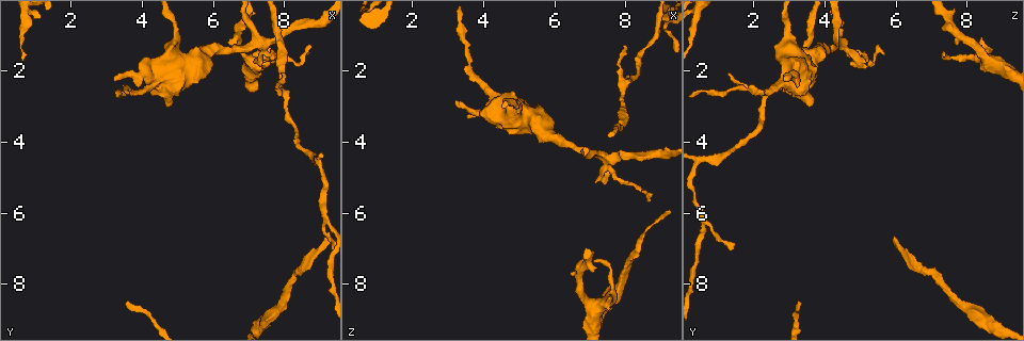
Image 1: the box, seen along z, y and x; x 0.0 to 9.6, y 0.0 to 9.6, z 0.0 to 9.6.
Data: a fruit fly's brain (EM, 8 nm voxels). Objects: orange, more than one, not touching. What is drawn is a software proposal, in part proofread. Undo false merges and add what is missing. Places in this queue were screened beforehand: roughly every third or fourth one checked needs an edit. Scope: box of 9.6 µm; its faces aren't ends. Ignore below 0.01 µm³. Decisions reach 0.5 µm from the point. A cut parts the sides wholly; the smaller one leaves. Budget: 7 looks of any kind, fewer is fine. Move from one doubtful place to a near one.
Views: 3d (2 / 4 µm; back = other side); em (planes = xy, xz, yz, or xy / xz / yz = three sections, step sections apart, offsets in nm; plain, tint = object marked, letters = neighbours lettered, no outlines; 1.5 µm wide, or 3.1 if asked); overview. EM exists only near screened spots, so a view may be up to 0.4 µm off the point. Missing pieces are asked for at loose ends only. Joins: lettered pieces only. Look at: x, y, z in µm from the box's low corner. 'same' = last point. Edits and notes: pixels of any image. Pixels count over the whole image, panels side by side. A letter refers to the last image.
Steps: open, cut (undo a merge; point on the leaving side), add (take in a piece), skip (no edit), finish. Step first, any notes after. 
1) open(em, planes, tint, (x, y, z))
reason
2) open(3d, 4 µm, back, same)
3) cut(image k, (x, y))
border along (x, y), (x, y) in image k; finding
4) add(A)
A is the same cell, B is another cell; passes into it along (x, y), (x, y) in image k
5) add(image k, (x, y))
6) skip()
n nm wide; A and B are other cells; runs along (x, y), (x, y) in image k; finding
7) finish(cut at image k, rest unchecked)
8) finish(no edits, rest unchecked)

open(em, yz, step 8, tint, (4.90, 1.05, 2.90))
sudden change in width

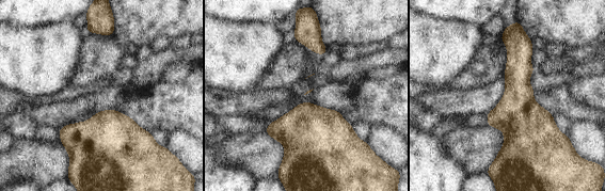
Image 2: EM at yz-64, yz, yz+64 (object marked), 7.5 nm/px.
open(em, planes, letters, same)
another direction

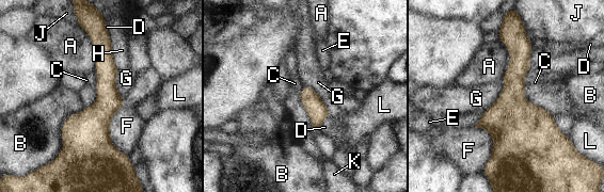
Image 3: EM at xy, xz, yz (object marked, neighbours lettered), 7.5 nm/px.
skip()
150 nm wide; A, B, C, D, E, F, G, H, J, K and L are other cells; one neuron here

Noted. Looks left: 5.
open(em, yz, step 8, letters, (7.60, 1.65, 8.00))
thick turns thin

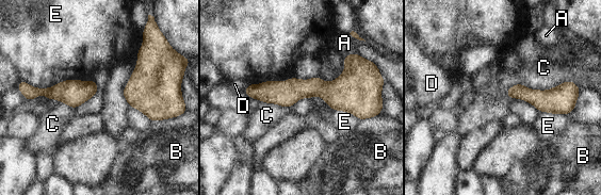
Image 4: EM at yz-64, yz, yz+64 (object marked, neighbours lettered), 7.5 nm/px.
skip()
110 nm wide; A, B, C, D and E are other cells; border along (580, 90), (505, 96) in image 4; all the same neuron

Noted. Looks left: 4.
open(em, xz, step 8, tint, (8.00, 2.65, 2.40))
branch point

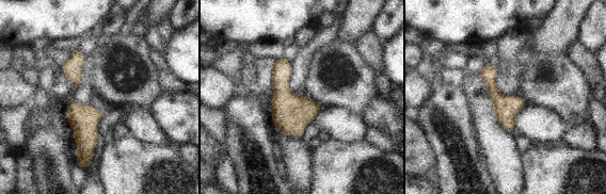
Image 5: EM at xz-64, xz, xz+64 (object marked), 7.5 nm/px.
open(em, planes, letters, same)

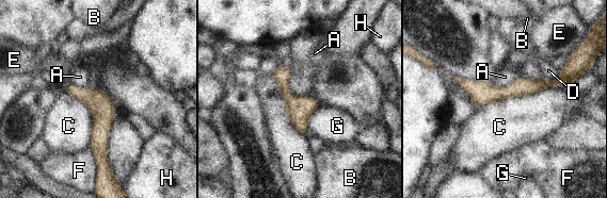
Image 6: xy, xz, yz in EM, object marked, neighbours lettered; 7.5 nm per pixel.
skip()
A, B, C, D, E, F, G and H are other cells; all the same neuron

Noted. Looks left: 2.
finish(no edits, rest unchecked)

